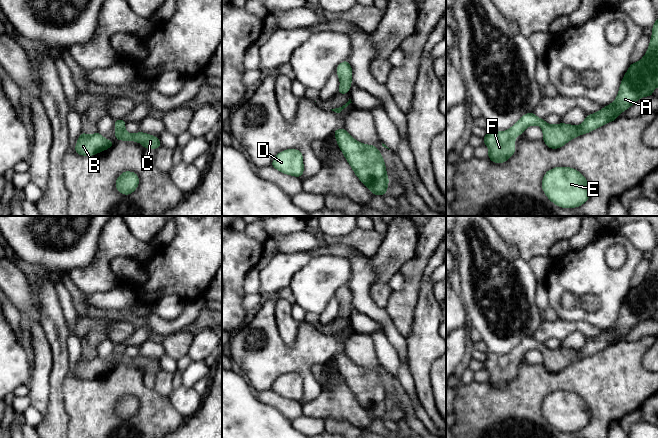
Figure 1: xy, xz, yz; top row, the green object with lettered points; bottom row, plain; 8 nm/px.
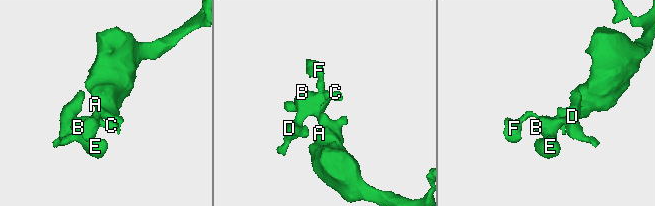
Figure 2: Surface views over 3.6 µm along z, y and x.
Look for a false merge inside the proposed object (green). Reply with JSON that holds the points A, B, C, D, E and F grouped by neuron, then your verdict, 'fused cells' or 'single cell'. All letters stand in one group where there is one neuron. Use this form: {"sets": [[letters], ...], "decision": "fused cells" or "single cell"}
{"sets": [["A", "B", "C", "D", "E", "F"]], "decision": "single cell"}

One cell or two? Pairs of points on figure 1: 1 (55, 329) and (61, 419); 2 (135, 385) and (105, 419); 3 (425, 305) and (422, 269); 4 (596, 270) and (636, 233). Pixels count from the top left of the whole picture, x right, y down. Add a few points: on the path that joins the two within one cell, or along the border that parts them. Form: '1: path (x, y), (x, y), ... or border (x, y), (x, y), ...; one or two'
1: path (59, 351), (56, 397); one
2: path (124, 385), (105, 404), (105, 408); one
3: path (422, 296), (422, 278); one
4: border (617, 230), (642, 252); two

